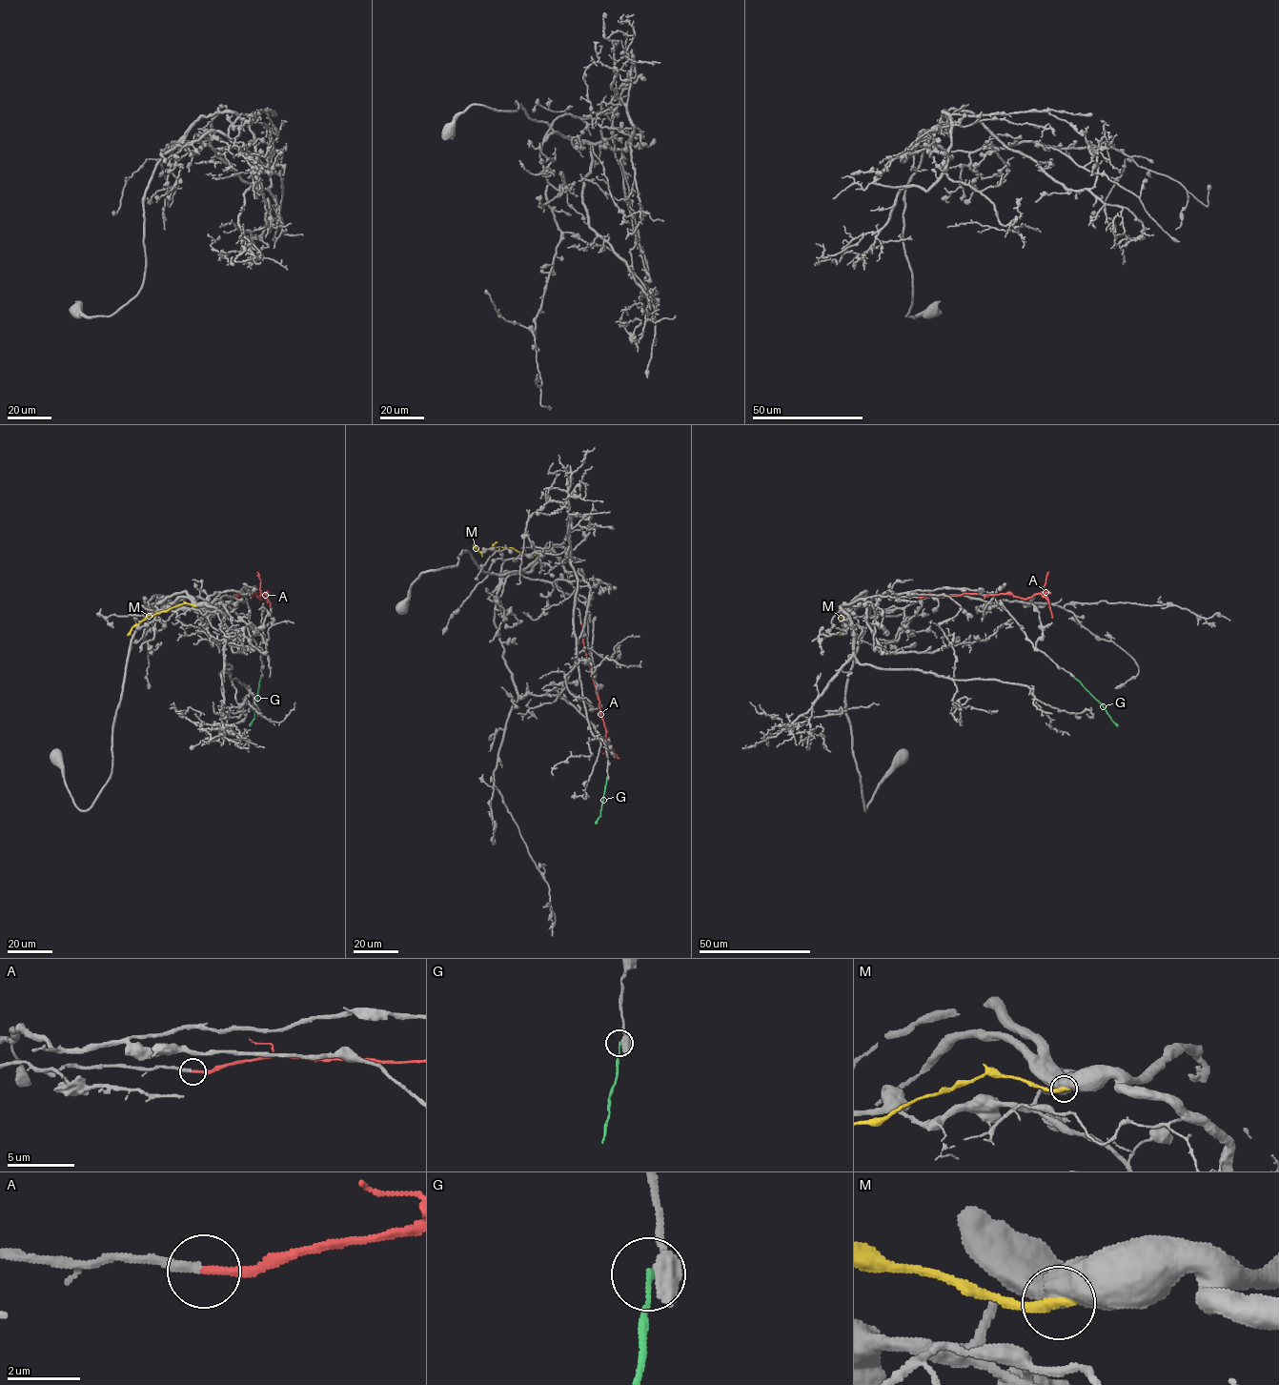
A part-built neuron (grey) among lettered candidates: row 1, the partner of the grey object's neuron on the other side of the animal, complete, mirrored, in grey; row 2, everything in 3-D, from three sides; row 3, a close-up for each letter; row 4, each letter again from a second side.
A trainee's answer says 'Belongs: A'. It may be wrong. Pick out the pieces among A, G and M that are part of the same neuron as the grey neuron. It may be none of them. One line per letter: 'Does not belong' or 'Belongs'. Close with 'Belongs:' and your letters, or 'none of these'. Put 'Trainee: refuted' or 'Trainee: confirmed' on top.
Trainee: confirmed
A: Belongs
G: Does not belong
M: Does not belong
Belongs: A

